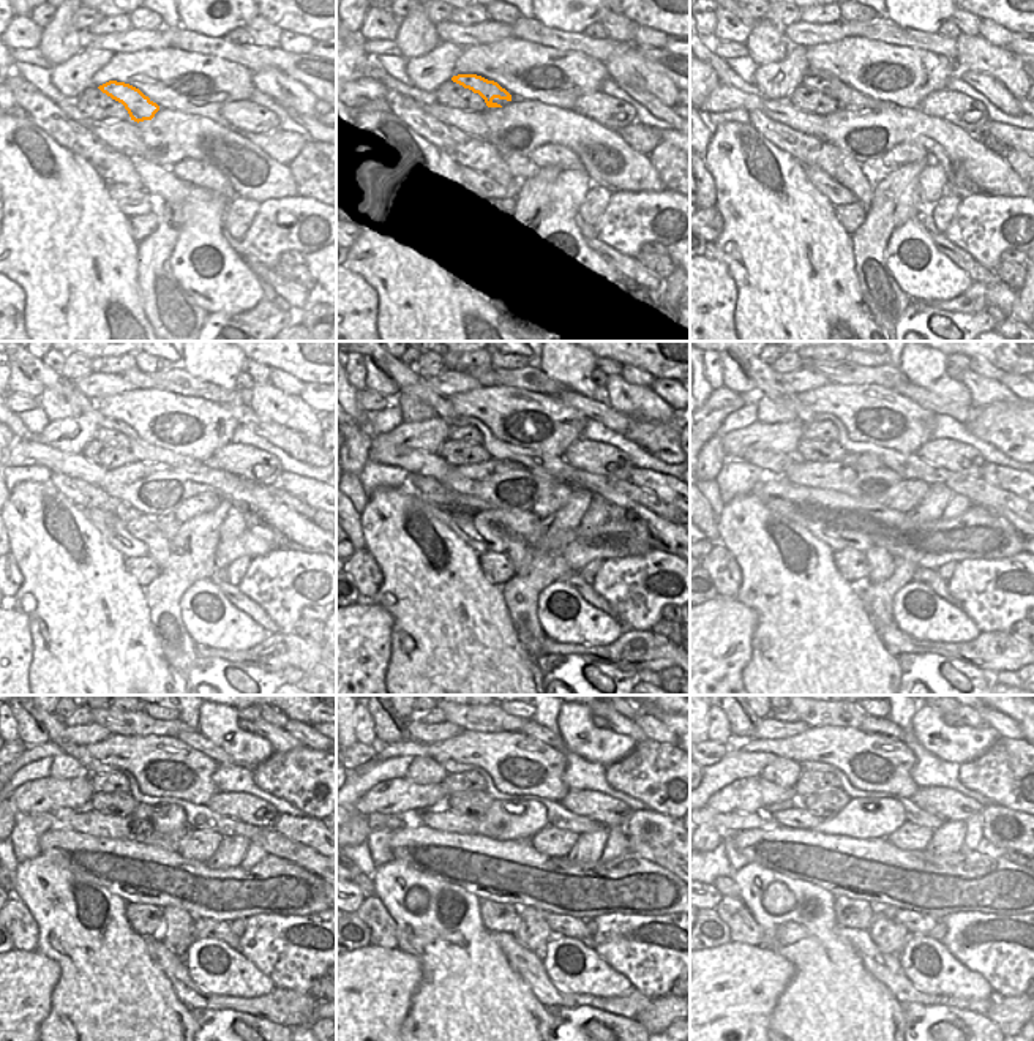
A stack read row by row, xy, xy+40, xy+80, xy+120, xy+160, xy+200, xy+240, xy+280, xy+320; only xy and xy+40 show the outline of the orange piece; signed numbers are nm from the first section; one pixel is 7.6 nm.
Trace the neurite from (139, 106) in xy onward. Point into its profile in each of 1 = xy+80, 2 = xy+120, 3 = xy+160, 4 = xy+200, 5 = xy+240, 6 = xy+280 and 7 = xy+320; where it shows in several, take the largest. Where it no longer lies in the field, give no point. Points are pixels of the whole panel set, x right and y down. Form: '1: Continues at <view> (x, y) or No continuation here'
1: Continues at xy+80 (834, 87)
2: Continues at xy+120 (104, 435)
3: Continues at xy+160 (471, 433)
4: Continues at xy+200 (818, 430)
5: Continues at xy+240 (112, 781)
6: Continues at xy+280 (453, 782)
7: Continues at xy+320 (810, 782)

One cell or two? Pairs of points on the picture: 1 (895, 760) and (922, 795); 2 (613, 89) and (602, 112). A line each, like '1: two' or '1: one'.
1: two
2: two

